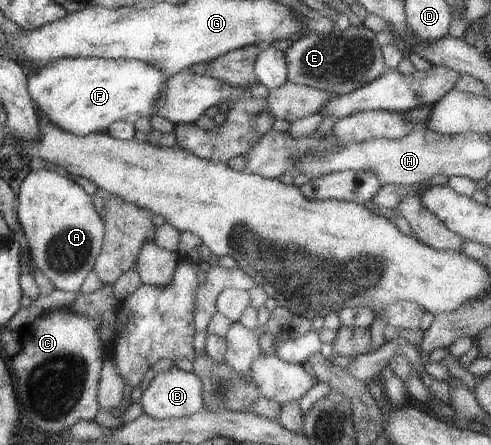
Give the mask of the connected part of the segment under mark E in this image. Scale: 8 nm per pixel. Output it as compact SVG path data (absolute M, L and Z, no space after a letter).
M365 25L351 26L346 33L332 31L329 35L306 33L285 51L287 59L287 80L329 94L349 94L365 87L389 73L385 65L382 46L375 39L375 31Z

